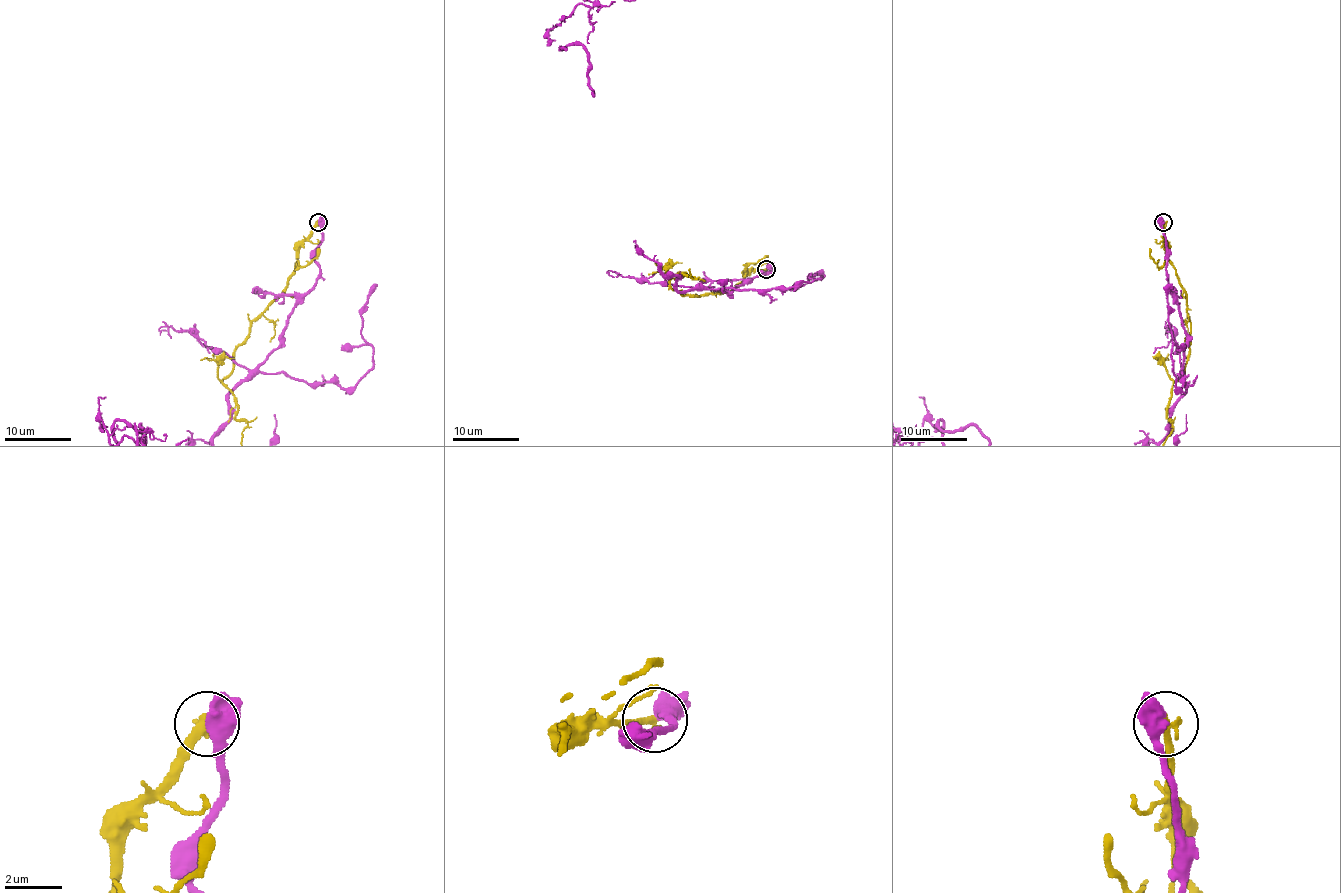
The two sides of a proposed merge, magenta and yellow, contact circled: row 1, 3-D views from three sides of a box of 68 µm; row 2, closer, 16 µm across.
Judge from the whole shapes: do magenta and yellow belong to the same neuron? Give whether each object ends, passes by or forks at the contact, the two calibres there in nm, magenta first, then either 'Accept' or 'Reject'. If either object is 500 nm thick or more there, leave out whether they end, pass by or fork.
At the ring magenta passes by. At the ring yellow ends. Thickness 480 nm (magenta) against 340 nm. Reject

